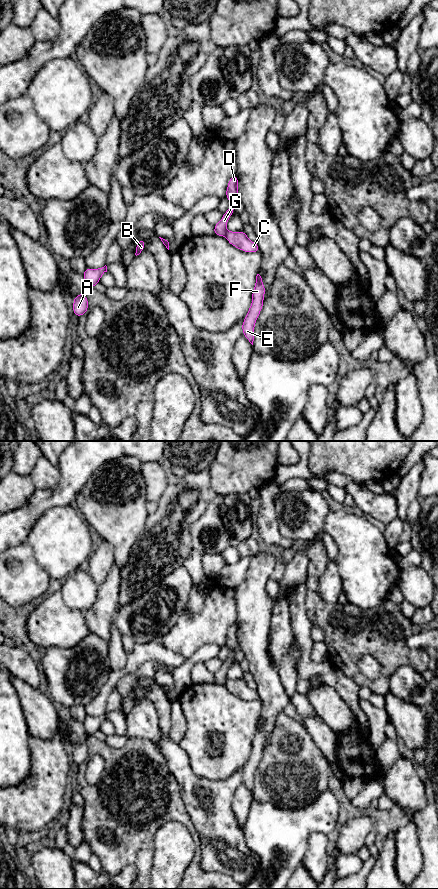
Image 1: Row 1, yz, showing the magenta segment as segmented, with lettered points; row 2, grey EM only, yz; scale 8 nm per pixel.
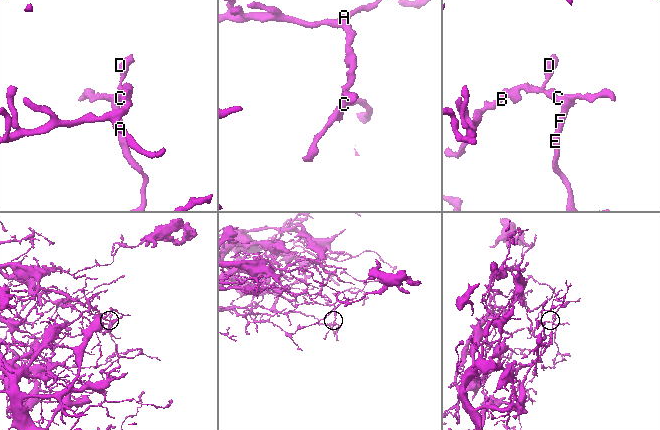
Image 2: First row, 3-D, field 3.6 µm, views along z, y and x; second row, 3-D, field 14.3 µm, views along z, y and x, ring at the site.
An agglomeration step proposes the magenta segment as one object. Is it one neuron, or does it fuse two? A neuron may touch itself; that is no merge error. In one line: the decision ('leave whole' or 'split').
split

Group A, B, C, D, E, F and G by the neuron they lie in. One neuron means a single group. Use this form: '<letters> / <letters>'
A B D G / C E F

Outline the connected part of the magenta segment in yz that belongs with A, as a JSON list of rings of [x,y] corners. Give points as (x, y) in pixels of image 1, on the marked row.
[[[81,294],[74,297],[73,301],[73,313],[79,318],[88,311],[88,299],[85,294]]]

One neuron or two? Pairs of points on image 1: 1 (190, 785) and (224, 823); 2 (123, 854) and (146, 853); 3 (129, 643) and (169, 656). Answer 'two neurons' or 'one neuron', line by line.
1: one neuron
2: one neuron
3: two neurons

